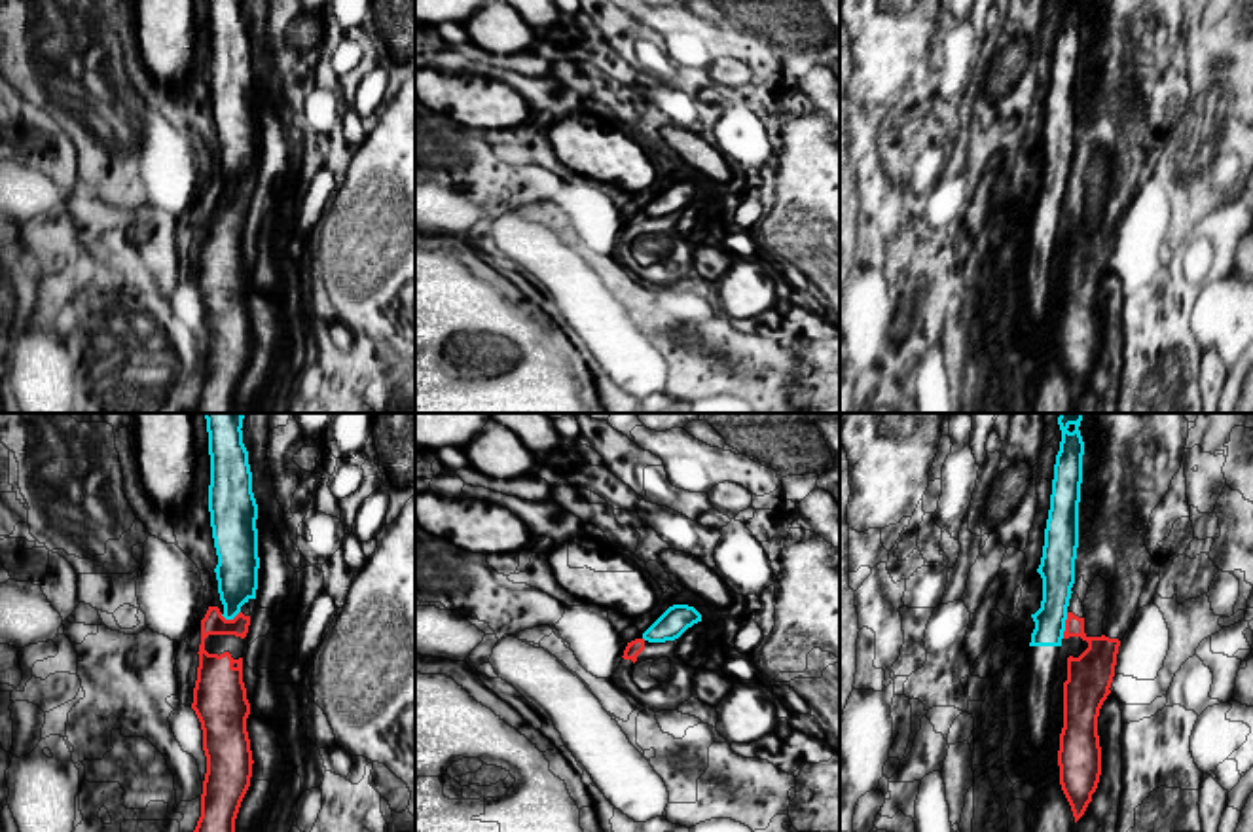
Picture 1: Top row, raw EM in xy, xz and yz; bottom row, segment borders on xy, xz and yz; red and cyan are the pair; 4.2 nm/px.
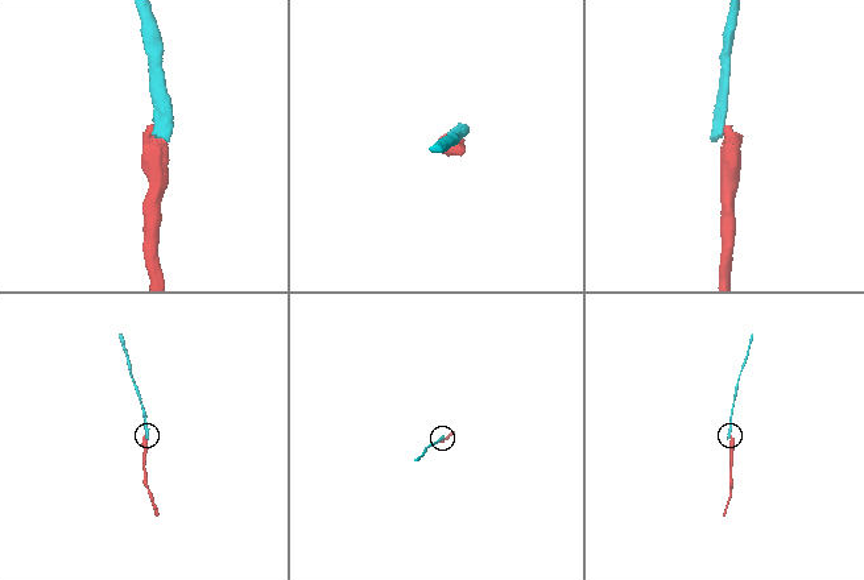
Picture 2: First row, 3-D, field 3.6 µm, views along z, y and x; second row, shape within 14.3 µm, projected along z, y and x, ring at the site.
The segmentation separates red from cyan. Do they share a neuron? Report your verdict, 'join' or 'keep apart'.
keep apart

